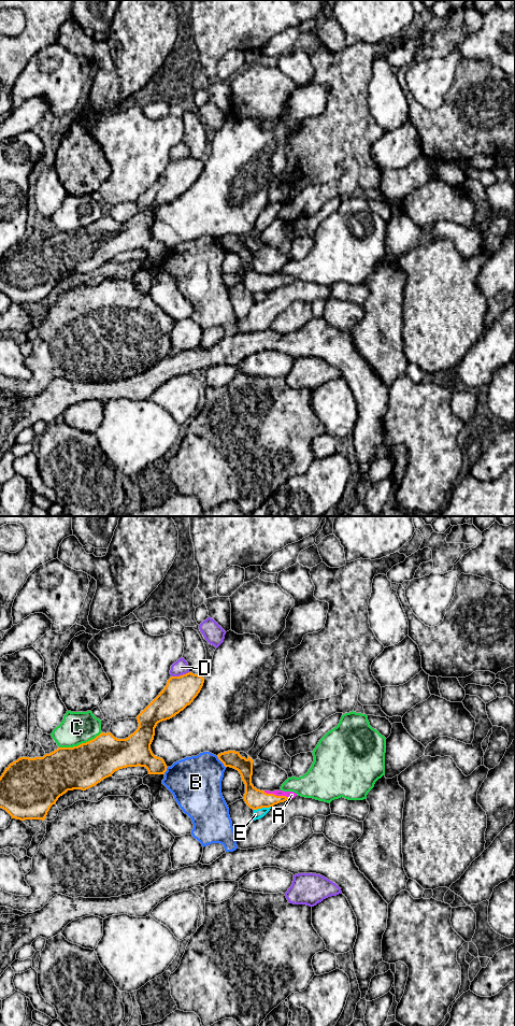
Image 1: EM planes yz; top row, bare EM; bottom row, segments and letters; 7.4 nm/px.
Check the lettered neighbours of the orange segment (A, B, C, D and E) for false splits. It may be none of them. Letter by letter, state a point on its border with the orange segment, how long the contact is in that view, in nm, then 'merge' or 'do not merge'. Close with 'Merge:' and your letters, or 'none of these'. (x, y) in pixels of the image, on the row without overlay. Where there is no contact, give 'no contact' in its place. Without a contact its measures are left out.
A: meets orange in yz at (277, 280); contact 220 nm long; merge
B: meets orange in yz at (220, 244); contact 110 nm long; do not merge
C: meets orange in yz at (80, 228); contact 340 nm long; do not merge
D: meets orange in yz at (180, 159); contact 140 nm long; do not merge
E: meets orange in yz at (261, 290); contact 130 nm long; do not merge
Merge: A

